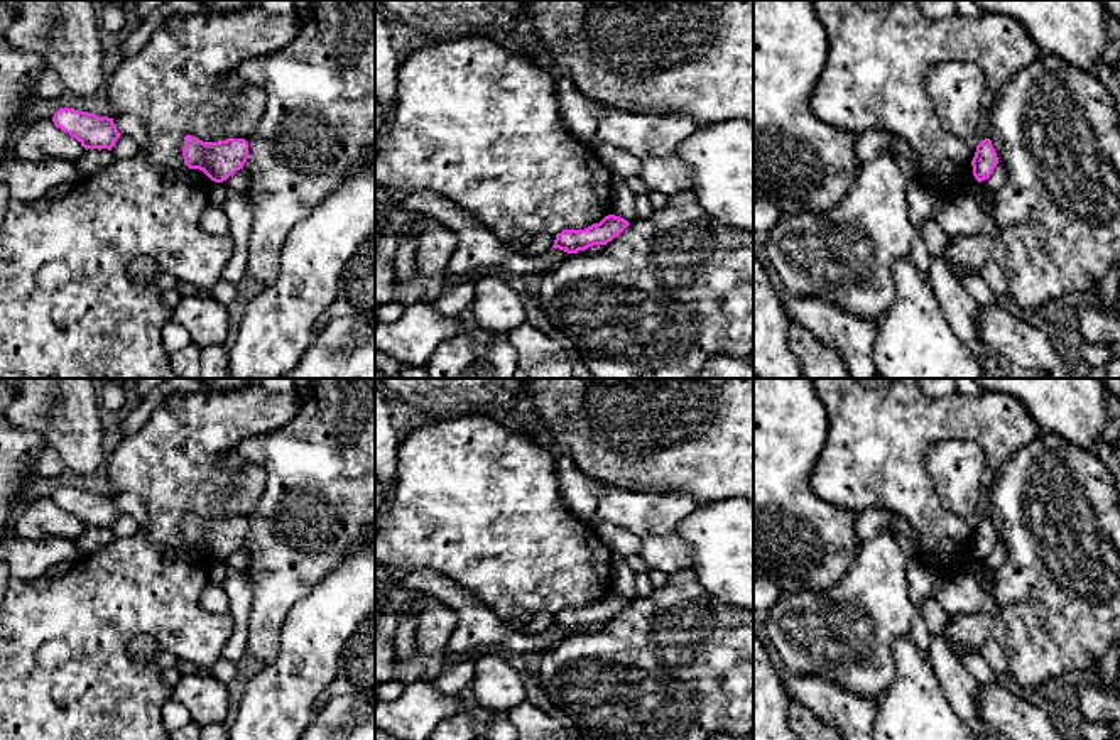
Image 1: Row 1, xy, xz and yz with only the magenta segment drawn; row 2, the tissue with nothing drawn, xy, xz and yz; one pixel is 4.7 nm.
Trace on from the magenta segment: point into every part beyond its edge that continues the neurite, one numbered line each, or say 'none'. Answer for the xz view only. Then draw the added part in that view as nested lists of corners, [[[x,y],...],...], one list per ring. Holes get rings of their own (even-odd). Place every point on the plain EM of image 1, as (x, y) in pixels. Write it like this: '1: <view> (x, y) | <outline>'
none

